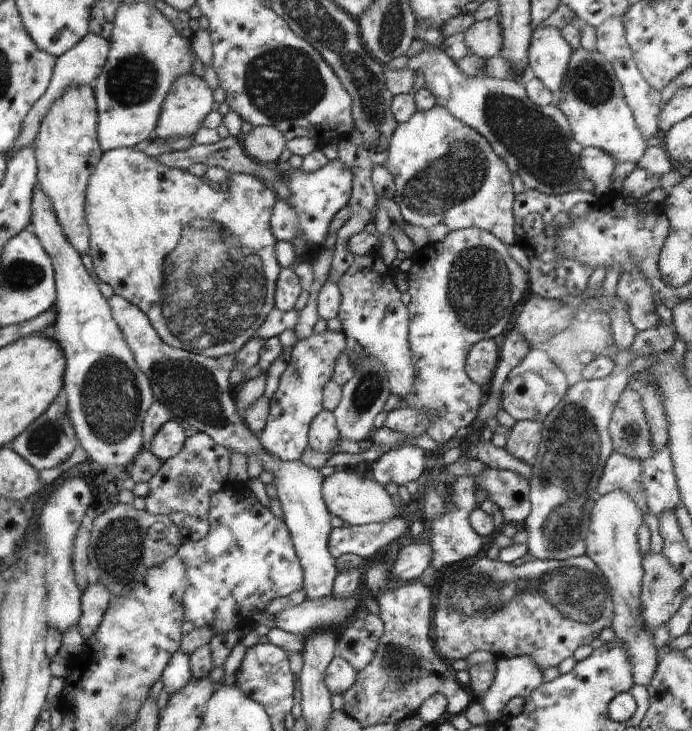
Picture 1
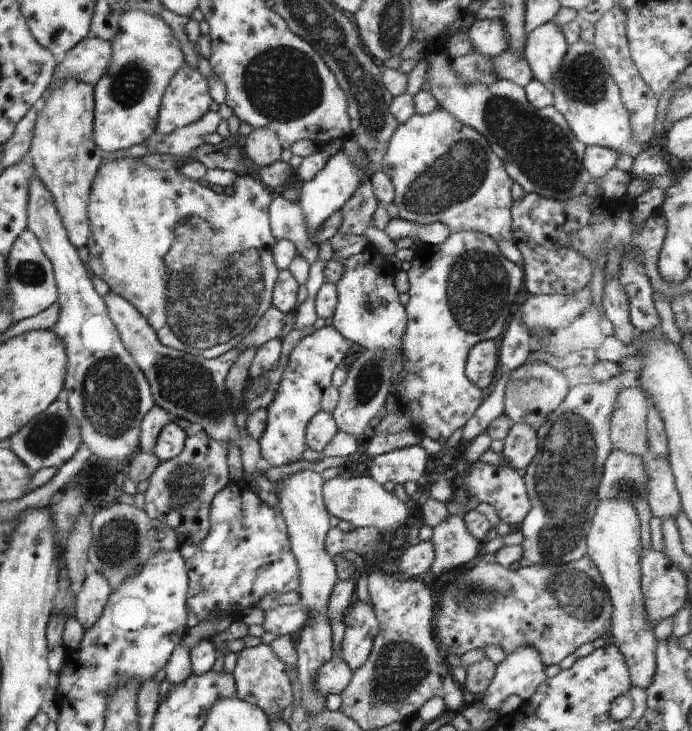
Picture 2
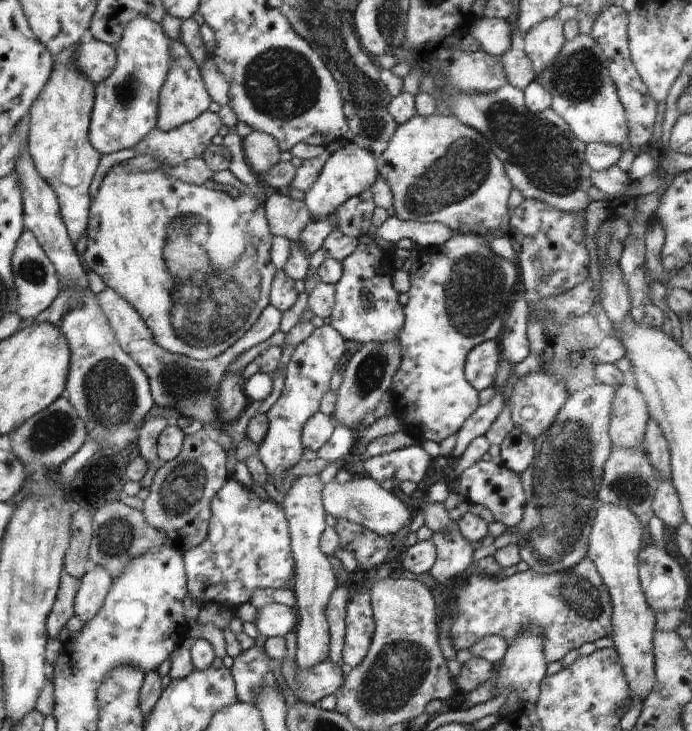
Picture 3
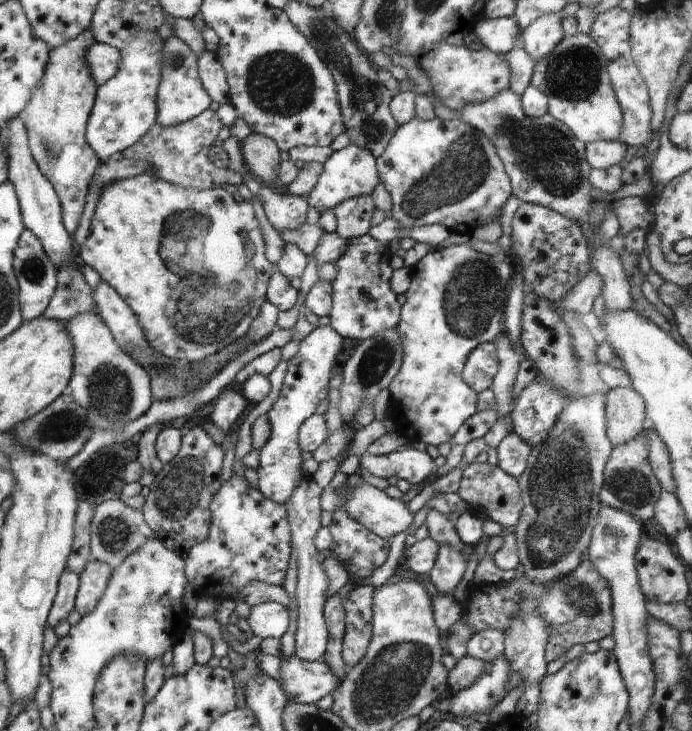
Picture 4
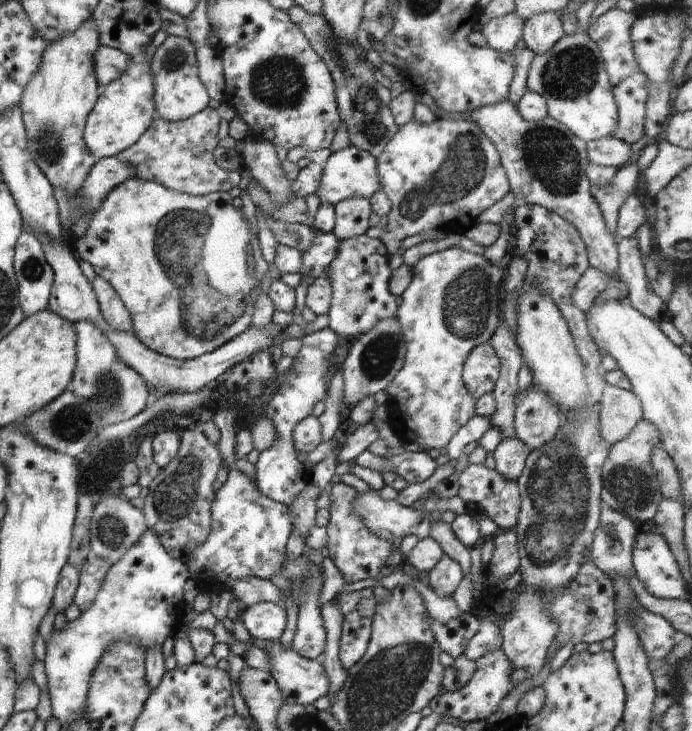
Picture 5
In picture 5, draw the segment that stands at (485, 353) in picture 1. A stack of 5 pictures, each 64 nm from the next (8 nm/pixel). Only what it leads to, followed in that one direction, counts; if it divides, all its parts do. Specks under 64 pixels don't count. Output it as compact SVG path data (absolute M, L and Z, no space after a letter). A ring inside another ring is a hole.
M489 342L475 346L467 356L461 377L475 401L484 393L493 392L500 367L500 359Z

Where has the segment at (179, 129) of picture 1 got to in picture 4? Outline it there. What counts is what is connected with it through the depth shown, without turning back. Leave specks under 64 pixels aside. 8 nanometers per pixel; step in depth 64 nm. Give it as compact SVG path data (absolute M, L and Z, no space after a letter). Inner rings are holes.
M168 37L164 42L164 48L162 48L160 68L162 68L162 74L160 74L156 100L158 124L176 126L176 124L182 124L208 109L212 100L200 80L197 56L188 48L186 42L182 42L178 37Z

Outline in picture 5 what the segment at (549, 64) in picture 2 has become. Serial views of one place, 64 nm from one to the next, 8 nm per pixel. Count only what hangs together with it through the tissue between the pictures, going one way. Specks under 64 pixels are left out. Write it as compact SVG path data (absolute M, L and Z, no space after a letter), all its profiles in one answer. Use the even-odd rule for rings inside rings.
M552 11L531 16L523 23L525 47L535 55L548 52L564 35L560 15Z

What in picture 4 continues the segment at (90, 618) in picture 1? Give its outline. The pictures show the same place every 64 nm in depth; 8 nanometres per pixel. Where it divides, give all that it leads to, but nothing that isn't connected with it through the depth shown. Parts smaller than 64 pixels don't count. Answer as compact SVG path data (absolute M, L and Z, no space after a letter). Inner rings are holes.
M92 561L84 566L84 570L79 574L79 588L75 598L76 612L82 617L88 616L96 608L112 572L111 566L104 562Z

